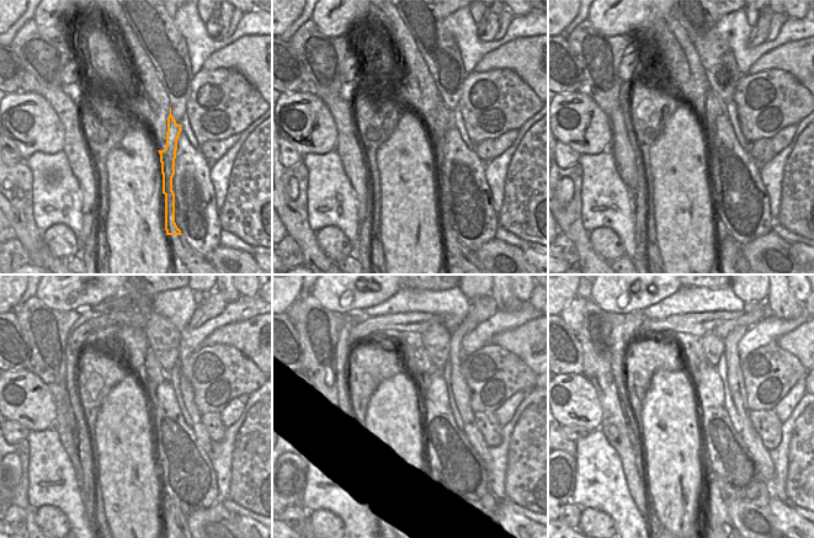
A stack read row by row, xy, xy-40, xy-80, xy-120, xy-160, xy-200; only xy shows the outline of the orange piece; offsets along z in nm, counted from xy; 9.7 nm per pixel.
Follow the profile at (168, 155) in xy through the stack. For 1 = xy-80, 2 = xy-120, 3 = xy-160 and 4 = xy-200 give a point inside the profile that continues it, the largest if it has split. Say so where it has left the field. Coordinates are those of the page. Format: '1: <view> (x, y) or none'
1: xy-80 (713, 108)
2: xy-120 (153, 374)
3: xy-160 (423, 368)
4: xy-200 (698, 362)

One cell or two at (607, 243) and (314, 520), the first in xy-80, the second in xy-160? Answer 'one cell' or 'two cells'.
one cell

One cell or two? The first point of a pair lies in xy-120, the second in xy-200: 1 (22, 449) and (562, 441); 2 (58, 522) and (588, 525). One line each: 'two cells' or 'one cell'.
1: one cell
2: one cell

